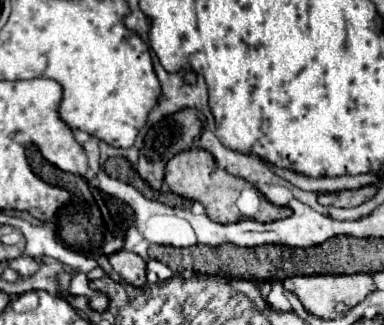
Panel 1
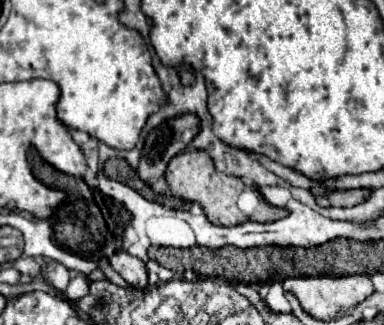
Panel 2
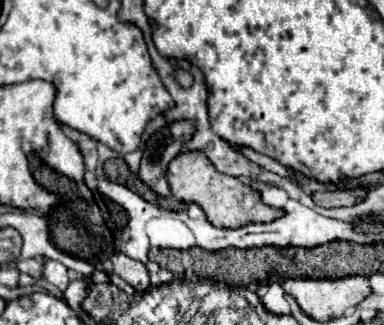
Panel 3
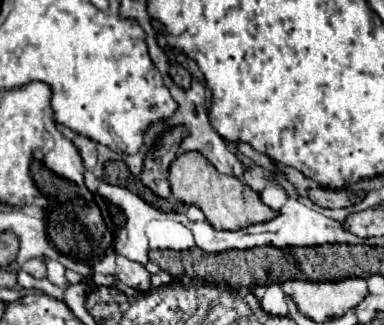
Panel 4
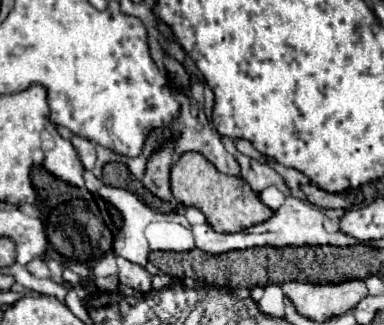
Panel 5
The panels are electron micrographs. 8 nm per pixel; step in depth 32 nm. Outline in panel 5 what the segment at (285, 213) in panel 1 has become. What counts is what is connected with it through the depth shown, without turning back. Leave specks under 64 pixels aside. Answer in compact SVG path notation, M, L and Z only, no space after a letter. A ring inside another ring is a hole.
M186 152L178 158L178 162L172 166L170 184L174 198L184 206L194 206L202 210L208 224L216 232L240 232L254 224L266 222L272 216L272 210L260 202L260 198L242 178L218 172L216 166L208 162L200 152Z

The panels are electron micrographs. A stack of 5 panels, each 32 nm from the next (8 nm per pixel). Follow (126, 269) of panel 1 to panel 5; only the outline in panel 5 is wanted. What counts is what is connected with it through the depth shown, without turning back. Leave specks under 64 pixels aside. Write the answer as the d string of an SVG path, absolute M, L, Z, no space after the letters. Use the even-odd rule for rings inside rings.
M116 258L118 262L118 278L120 278L120 284L124 286L130 286L138 292L150 292L152 290L152 276L138 264L132 264L128 262L126 258Z

